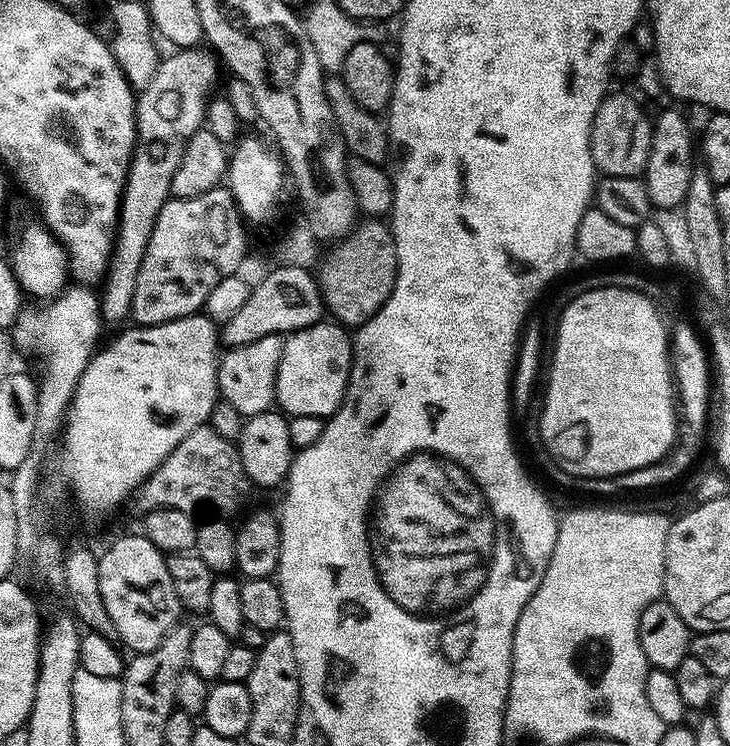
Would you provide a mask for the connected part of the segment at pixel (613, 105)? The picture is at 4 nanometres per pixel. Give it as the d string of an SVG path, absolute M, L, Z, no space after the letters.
M613 91L605 95L604 101L598 106L592 123L592 160L596 163L597 173L604 176L639 177L645 171L651 148L653 121L640 109L640 104L632 96L624 92Z

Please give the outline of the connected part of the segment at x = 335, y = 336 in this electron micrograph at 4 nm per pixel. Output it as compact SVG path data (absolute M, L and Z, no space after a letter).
M321 322L293 332L284 341L282 358L278 362L278 374L276 375L276 404L289 417L310 414L330 418L340 409L340 403L344 400L344 391L348 388L348 376L352 373L354 340L351 335L347 336L344 333L347 331L339 323L328 323Z

